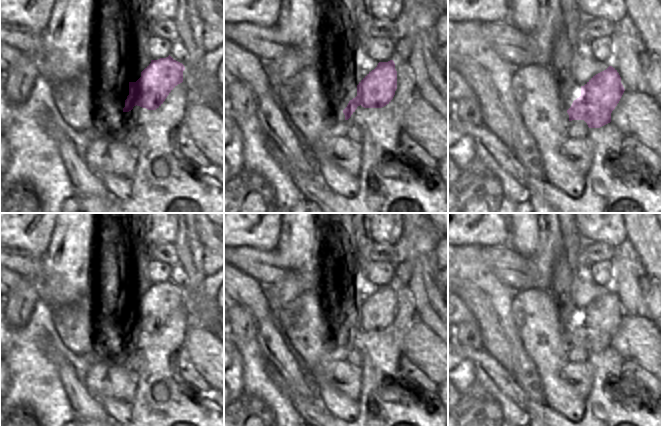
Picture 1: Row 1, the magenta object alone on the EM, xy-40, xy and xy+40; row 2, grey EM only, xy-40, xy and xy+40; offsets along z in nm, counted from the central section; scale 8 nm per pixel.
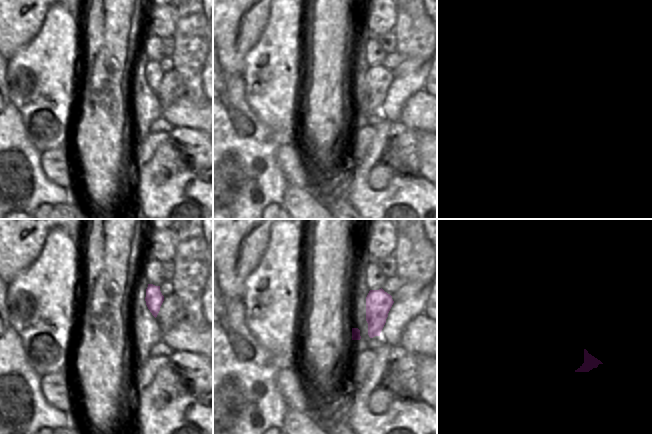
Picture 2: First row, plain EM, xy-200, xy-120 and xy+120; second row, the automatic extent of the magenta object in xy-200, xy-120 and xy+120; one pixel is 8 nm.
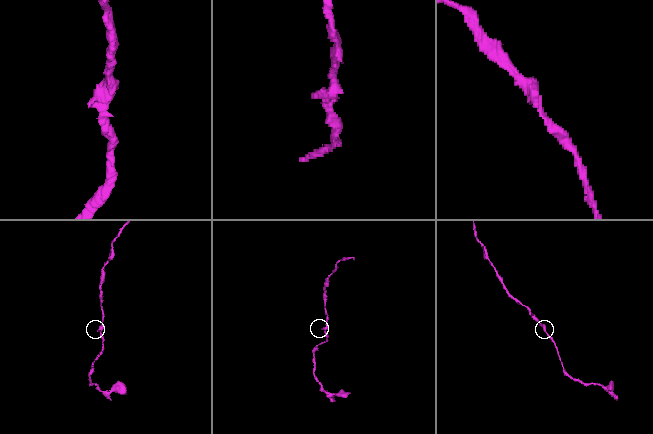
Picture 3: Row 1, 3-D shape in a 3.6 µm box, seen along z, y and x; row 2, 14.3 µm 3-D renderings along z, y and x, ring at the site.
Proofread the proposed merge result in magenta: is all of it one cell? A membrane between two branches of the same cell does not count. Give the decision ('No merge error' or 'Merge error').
No merge error.

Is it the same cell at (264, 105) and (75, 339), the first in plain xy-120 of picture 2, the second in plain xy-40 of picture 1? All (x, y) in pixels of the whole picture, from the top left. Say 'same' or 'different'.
different

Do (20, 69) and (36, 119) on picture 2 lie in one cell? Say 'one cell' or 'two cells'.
one cell

